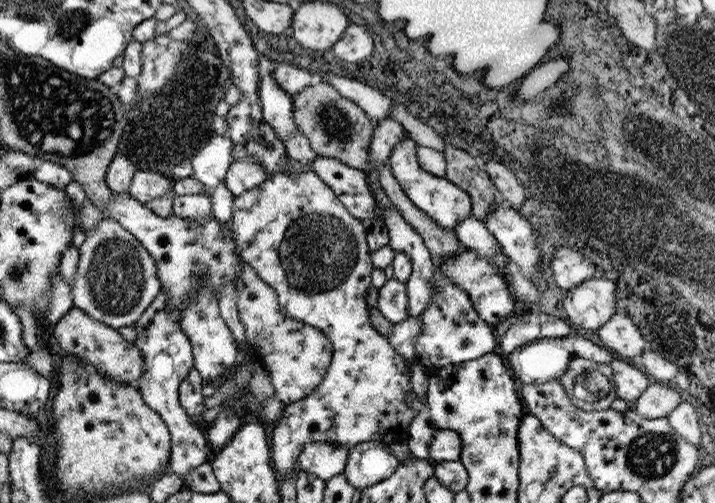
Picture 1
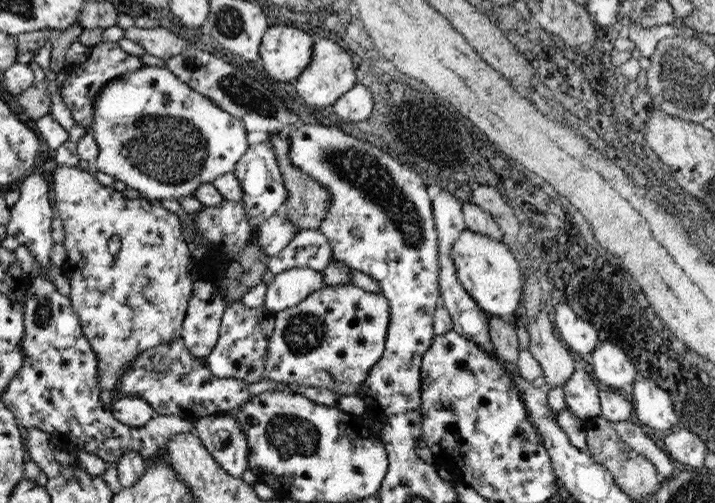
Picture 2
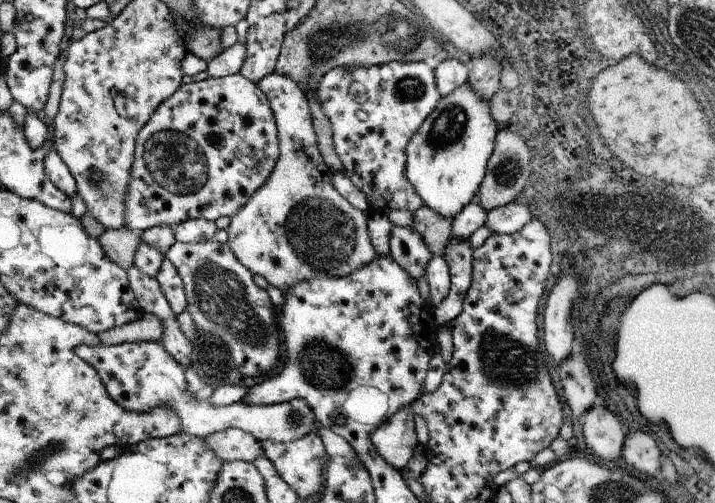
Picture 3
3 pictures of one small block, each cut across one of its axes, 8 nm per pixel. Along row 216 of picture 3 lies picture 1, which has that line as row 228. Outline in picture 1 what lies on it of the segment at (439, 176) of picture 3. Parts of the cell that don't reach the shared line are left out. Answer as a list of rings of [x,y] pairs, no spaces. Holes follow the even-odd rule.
[[[405,138],[403,142],[397,142],[391,150],[387,164],[389,164],[391,174],[395,174],[395,182],[399,182],[399,186],[403,188],[403,194],[407,194],[411,204],[417,210],[421,210],[425,216],[429,216],[441,228],[447,228],[449,232],[453,232],[459,222],[471,216],[471,200],[465,194],[465,190],[457,188],[453,182],[447,182],[445,178],[435,178],[435,174],[427,174],[427,170],[419,166],[413,140]]]

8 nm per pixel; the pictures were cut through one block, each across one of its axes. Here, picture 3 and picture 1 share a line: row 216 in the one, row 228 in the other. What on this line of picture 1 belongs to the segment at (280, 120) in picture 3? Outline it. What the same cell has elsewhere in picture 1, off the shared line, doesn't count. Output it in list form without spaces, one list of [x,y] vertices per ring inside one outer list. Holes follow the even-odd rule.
[[[313,172],[291,176],[275,174],[259,186],[235,196],[231,226],[237,254],[243,258],[243,262],[255,268],[255,274],[263,282],[267,282],[267,286],[271,286],[283,312],[293,320],[321,330],[323,336],[327,336],[333,344],[331,366],[323,376],[323,382],[307,398],[287,404],[281,420],[273,428],[269,428],[271,466],[277,470],[277,478],[283,482],[289,480],[291,474],[297,474],[295,468],[299,454],[303,452],[303,444],[309,442],[341,444],[347,448],[347,452],[355,448],[355,444],[363,442],[405,442],[415,418],[415,414],[407,408],[411,372],[407,366],[407,358],[403,358],[391,346],[391,342],[373,328],[369,308],[365,306],[365,292],[371,288],[373,272],[373,262],[369,262],[367,248],[367,226],[361,220],[351,218],[351,214],[335,198],[333,190]]]

